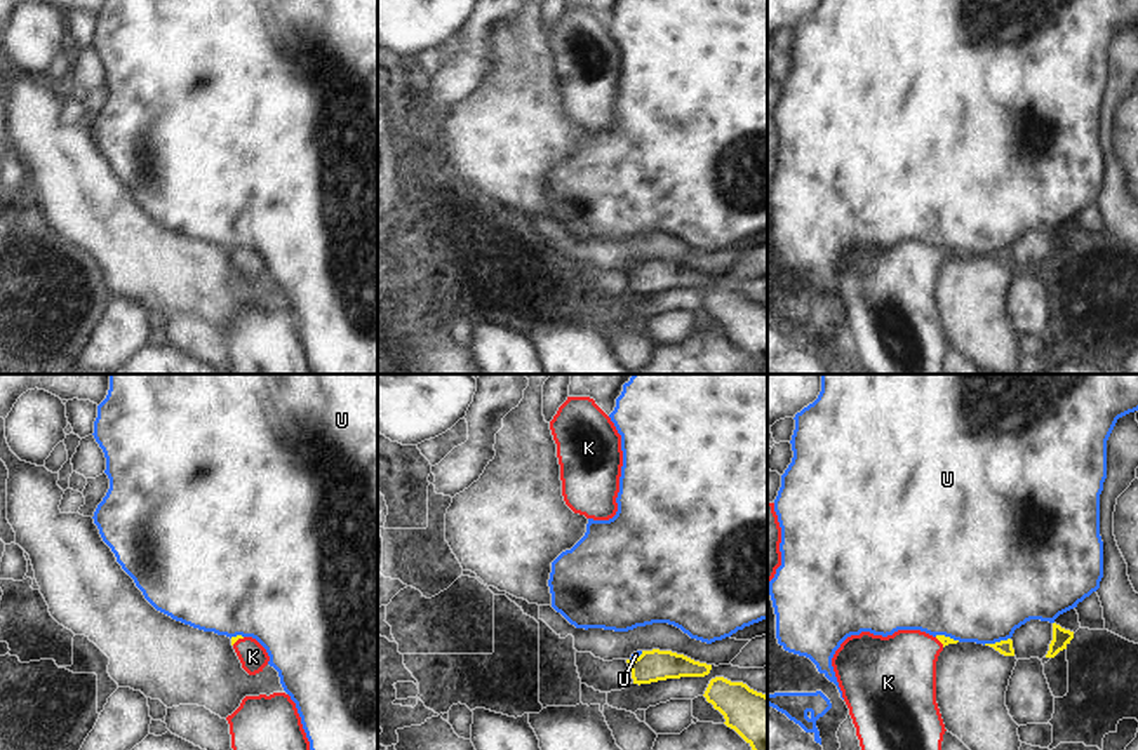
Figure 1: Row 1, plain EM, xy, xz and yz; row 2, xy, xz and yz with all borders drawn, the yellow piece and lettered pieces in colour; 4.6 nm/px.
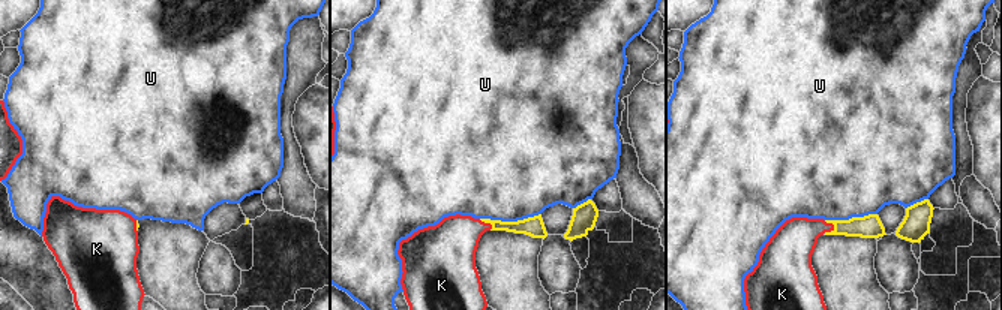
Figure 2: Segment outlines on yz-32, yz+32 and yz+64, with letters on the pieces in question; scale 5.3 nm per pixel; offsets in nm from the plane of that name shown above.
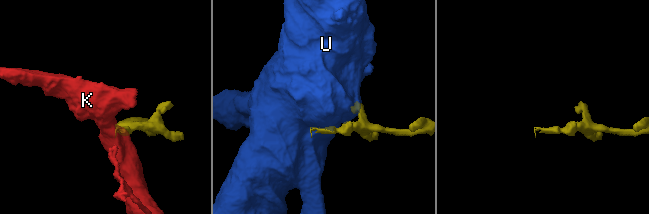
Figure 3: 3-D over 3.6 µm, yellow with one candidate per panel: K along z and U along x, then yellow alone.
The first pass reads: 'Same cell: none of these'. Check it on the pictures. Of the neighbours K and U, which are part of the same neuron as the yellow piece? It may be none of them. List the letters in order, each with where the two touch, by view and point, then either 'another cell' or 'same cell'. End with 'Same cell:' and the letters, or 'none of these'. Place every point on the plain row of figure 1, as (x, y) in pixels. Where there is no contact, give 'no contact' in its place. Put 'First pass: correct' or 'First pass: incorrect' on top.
First pass: incorrect
K: contact xy (237, 249); same cell
U: contact yz (996, 253); another cell
Same cell: K

